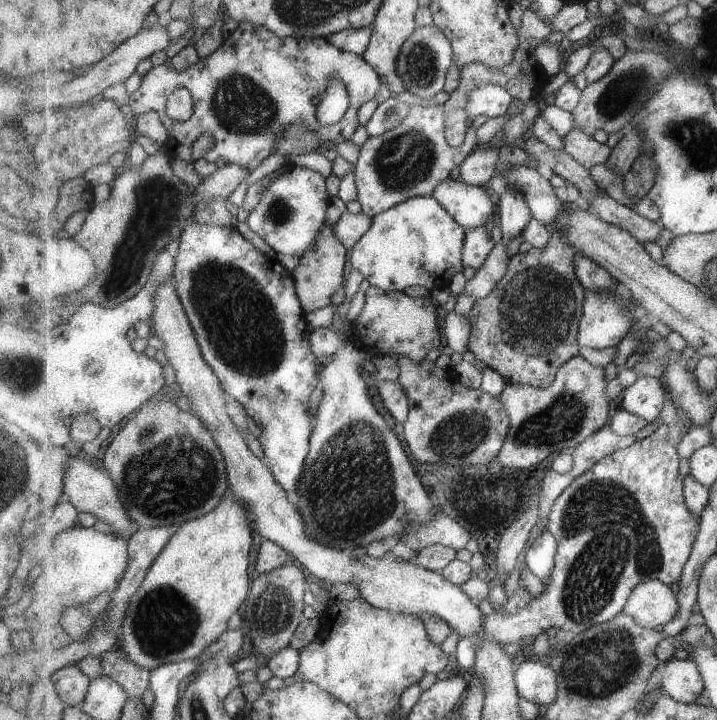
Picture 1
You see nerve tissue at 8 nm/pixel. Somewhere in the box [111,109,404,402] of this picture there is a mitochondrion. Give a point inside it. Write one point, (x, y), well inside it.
(244, 330)

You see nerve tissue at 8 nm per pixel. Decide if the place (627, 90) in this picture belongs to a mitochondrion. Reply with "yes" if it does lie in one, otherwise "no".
yes

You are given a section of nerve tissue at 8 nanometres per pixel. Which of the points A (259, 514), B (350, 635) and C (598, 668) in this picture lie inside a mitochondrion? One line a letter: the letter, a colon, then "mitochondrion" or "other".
A: other
B: other
C: mitochondrion

